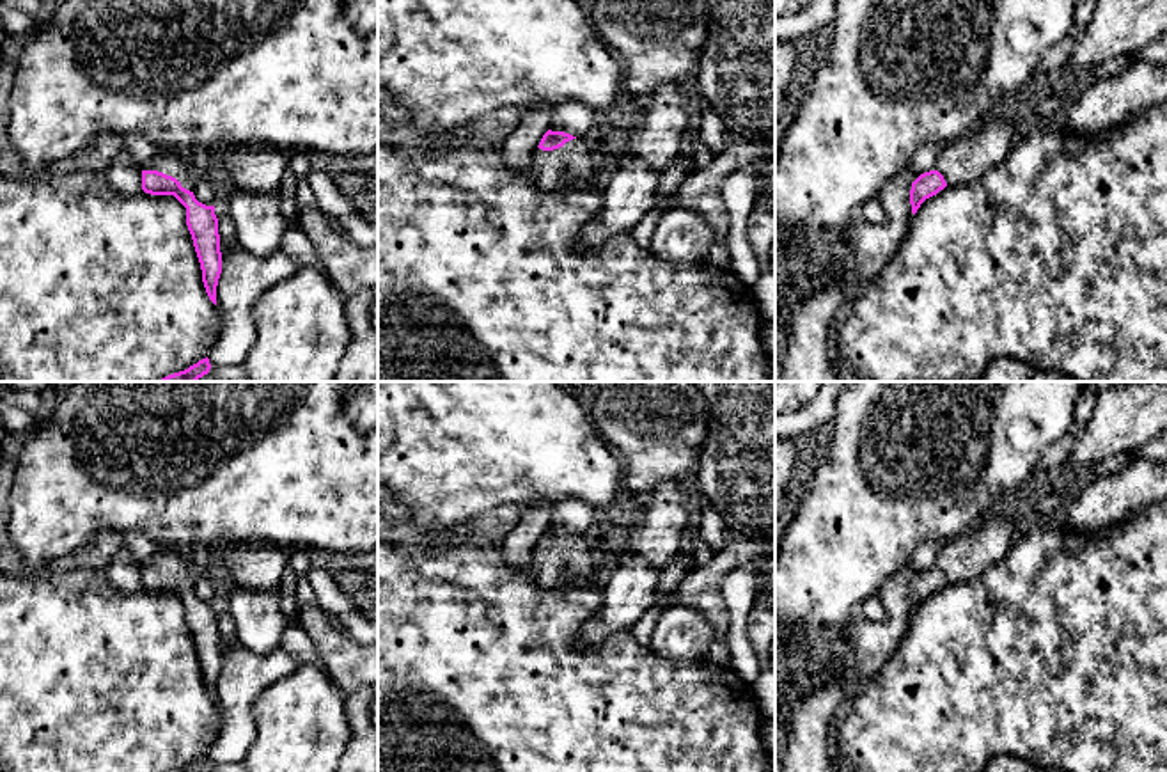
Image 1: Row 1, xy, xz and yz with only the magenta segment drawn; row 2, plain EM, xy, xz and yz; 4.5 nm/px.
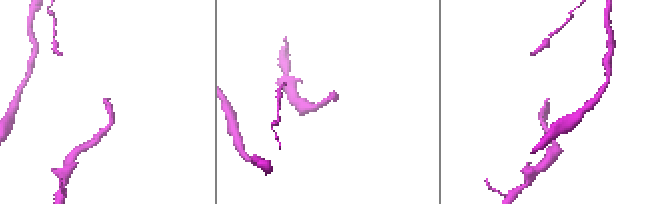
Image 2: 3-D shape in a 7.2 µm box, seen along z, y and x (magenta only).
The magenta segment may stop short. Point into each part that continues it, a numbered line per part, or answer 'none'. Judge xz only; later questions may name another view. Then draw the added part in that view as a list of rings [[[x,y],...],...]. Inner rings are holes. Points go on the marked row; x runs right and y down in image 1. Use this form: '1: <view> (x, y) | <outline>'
1: xz (550, 171) | [[[573,138],[553,151],[537,147],[530,156],[527,172],[537,190],[560,192],[573,179],[592,179],[598,161],[589,138]]]

